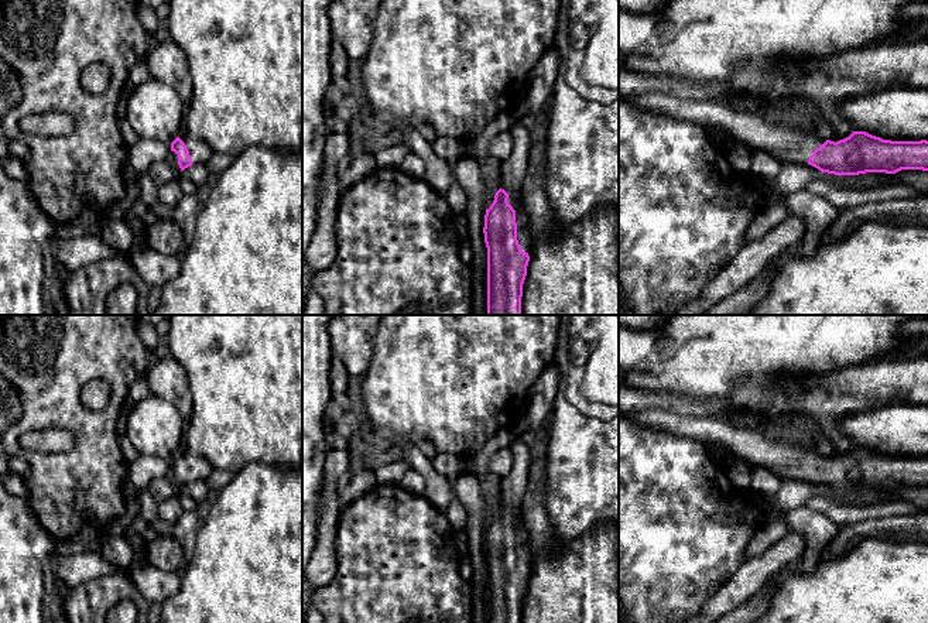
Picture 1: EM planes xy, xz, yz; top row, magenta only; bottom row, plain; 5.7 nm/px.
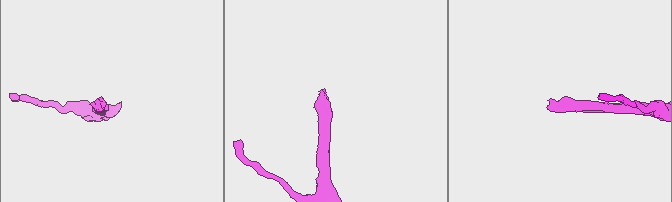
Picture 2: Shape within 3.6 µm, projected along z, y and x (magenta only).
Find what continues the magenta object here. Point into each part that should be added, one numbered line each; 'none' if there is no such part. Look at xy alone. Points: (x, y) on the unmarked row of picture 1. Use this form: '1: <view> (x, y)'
1: xy (199, 468)

